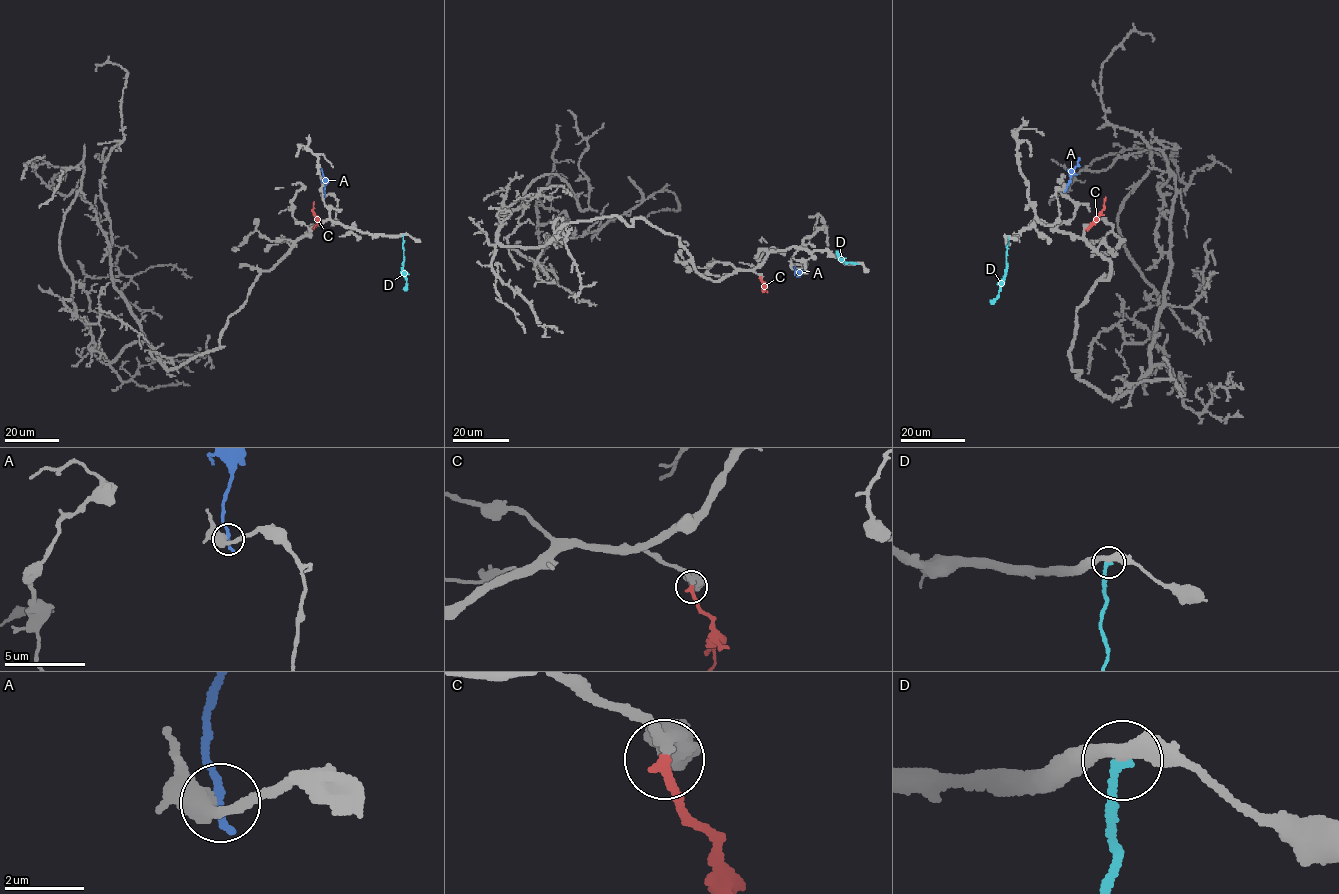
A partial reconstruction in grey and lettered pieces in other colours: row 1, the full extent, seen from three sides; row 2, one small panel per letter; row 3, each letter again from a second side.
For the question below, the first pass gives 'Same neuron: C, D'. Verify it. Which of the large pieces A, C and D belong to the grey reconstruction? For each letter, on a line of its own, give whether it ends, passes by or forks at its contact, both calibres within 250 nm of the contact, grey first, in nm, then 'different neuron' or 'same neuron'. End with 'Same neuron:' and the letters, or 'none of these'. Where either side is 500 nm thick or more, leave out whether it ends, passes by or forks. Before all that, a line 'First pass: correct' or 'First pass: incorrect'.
First pass: incorrect
A: it ends | 480/240 nm | different neuron
C: it ends | 240/260 nm | same neuron
D: it ends | 400/190 nm | different neuron
Same neuron: C

